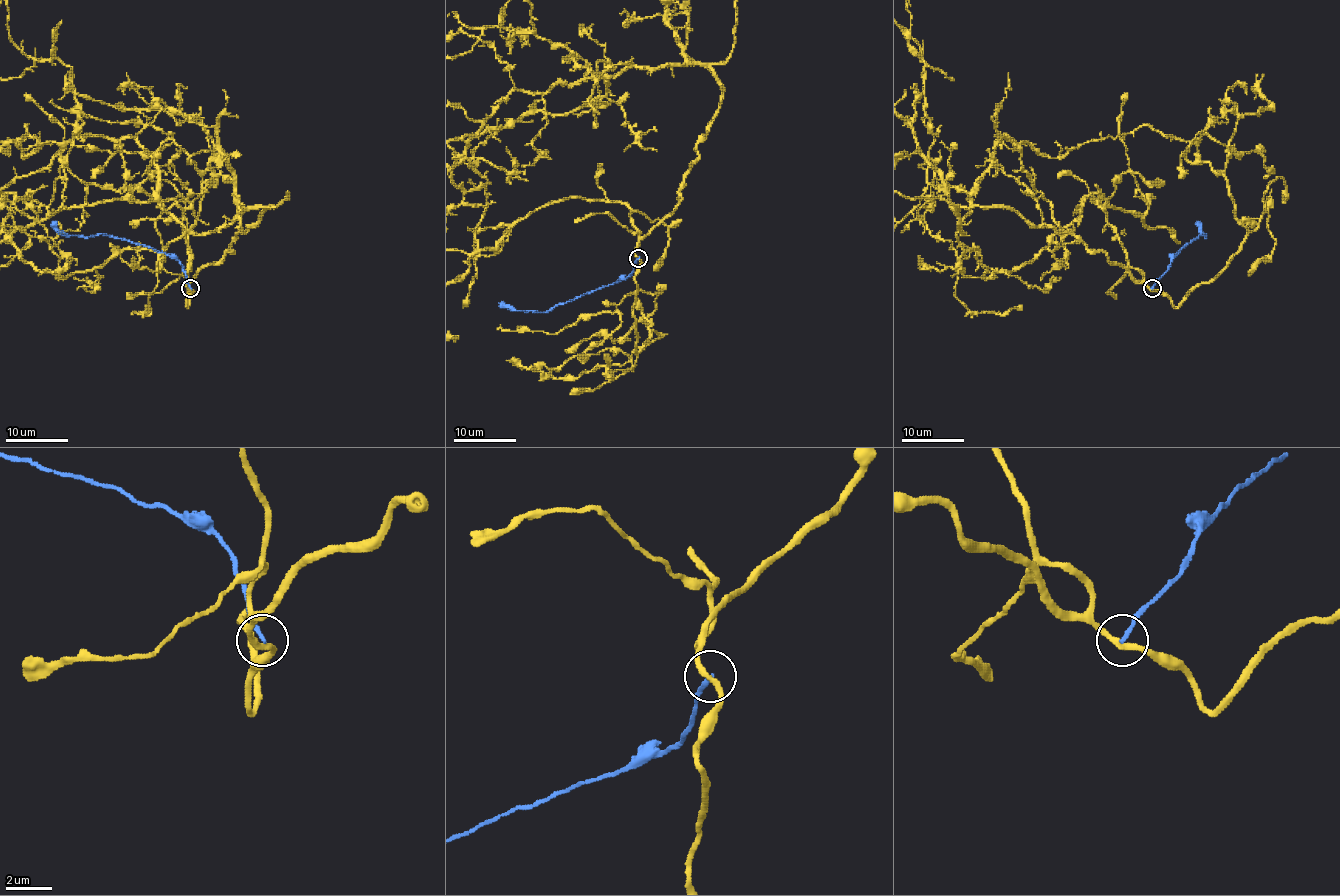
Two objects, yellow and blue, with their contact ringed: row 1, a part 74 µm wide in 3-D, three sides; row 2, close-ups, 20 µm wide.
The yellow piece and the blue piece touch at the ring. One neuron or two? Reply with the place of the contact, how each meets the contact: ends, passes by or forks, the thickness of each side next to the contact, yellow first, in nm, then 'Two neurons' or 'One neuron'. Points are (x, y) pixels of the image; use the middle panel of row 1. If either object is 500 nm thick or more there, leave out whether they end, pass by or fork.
Place: (638, 258). At the ring yellow passes by. At the ring blue ends. Thickness 260 nm (yellow) against 170 nm. Two neurons

